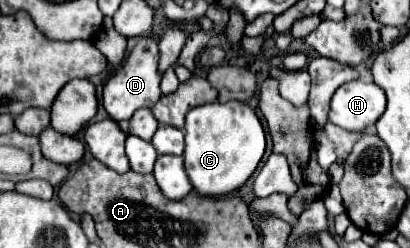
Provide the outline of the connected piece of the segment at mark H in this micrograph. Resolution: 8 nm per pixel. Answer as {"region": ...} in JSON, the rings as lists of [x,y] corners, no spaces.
{"region":[[[355,79],[335,91],[329,109],[329,121],[347,131],[363,131],[369,125],[375,125],[383,111],[385,93],[375,83],[363,83],[361,79]]]}

